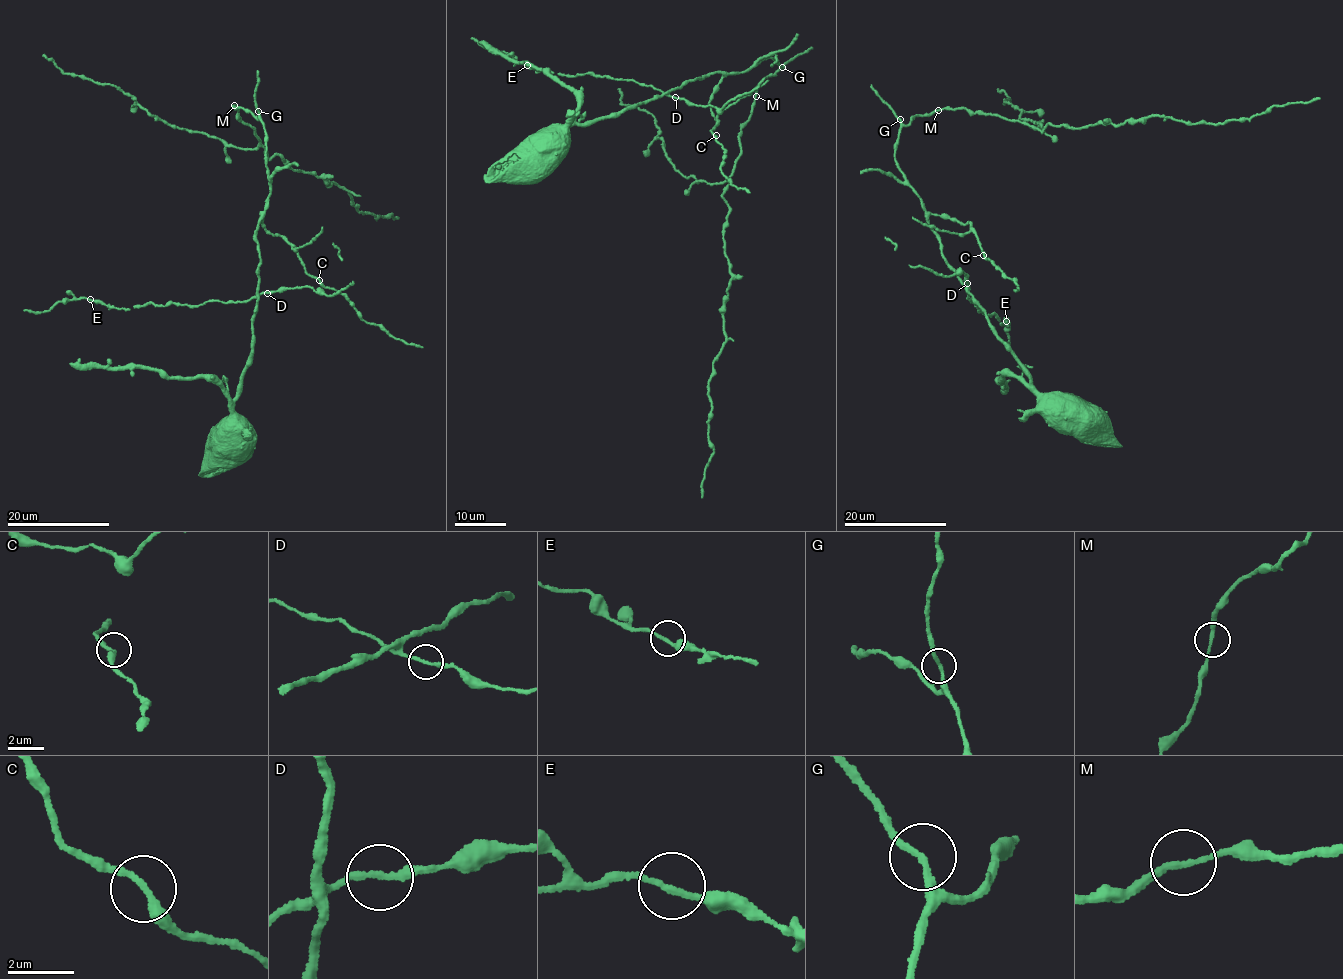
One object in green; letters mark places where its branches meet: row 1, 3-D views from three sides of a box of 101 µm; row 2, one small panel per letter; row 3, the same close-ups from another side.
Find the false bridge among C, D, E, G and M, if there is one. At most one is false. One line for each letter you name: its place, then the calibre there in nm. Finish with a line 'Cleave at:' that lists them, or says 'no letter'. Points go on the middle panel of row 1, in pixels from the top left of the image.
Cleave at: no letter

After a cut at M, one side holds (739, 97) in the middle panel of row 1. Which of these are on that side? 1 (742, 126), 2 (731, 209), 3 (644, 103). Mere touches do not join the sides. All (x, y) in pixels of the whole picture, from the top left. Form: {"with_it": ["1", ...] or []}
{"with_it": ["3"]}

